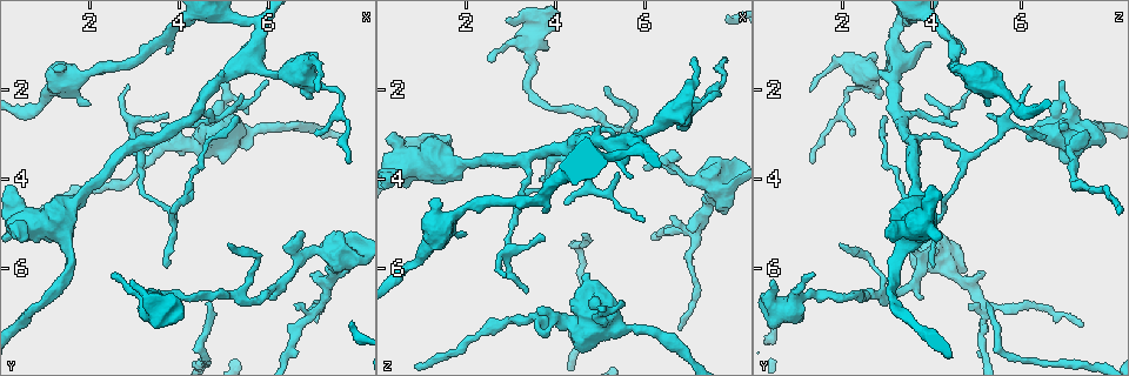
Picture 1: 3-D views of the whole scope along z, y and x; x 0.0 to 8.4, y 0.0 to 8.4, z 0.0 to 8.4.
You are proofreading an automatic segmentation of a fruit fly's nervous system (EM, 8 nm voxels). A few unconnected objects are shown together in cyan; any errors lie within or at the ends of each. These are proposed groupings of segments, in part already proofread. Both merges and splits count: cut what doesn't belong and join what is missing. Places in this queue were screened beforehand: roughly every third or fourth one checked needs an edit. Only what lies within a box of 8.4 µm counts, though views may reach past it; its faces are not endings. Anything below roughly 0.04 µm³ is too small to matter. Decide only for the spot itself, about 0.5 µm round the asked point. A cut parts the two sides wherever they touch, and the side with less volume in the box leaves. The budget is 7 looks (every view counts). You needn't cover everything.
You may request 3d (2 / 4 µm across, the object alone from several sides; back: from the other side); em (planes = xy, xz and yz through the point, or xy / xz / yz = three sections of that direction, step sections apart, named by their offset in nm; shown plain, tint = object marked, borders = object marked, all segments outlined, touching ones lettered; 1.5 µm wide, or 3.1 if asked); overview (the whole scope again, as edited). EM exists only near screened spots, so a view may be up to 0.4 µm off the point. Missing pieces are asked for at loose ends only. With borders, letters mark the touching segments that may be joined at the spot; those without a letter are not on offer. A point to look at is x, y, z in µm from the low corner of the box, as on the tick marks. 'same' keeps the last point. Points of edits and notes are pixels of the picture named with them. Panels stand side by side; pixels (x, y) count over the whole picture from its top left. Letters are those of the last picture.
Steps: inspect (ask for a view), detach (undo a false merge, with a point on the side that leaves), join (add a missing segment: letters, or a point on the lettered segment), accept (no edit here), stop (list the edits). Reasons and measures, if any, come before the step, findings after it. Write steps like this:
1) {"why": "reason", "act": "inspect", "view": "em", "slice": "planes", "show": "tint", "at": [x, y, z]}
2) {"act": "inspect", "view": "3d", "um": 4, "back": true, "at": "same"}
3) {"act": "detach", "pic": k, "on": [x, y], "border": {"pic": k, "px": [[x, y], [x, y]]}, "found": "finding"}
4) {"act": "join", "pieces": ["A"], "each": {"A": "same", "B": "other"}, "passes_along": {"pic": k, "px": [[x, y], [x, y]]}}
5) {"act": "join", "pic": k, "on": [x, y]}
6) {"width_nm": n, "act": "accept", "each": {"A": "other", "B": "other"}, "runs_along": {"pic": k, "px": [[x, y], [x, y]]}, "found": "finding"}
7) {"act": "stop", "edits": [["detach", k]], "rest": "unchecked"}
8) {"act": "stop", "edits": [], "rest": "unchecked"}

{"why": "an open end", "act": "inspect", "view": "3d", "um": 4, "at": [3.65, 2.75, 6.95]}

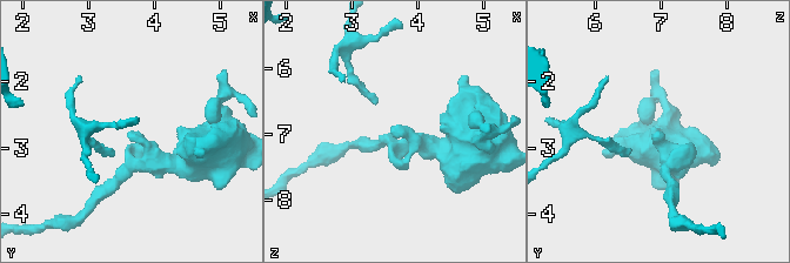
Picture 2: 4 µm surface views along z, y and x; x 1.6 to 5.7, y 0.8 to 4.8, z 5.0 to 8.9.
{"why": "now the EM", "act": "inspect", "view": "em", "slice": "yz", "step": 4, "show": "borders", "at": [3.65, 2.80, 6.95]}

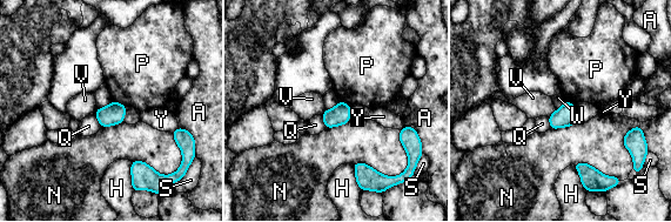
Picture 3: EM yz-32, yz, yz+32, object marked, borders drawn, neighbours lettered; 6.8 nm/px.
{"act": "inspect", "view": "em", "slice": "planes", "show": "borders", "at": "same"}

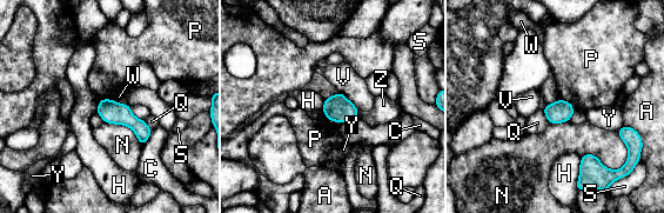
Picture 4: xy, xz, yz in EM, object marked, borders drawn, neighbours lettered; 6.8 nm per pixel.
{"width_nm": 150, "longest_contact_nm": ["N", 320], "act": "accept", "each": {"A": "other", "C": "other", "H": "other", "N": "other", "P": "other", "Q": "other", "S": "other", "V": "other", "W": "other", "Y": "other", "Z": "other"}, "found": "no lettered segment goes on from it"}

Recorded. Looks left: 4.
{"why": "sudden change in width", "act": "inspect", "view": "em", "slice": "planes", "show": "tint", "at": [5.55, 2.95, 7.30]}

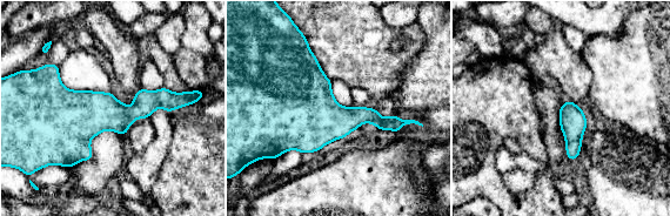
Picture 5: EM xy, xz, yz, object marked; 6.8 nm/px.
{"why": "see the neighbours", "act": "inspect", "view": "em", "slice": "planes", "show": "borders", "at": "same"}

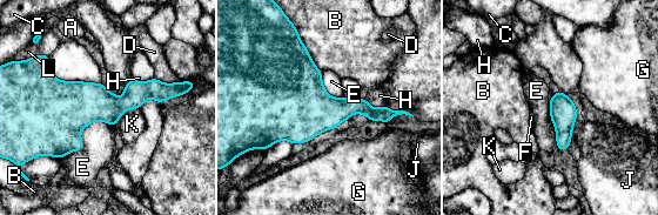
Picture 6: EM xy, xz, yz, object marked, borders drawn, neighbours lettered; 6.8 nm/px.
{"act": "accept", "each": {"A": "other", "B": "other", "C": "other", "D": "other", "E": "other", "F": "other", "G": "other", "H": "other", "J": "other", "K": "other", "L": "other"}, "border": {"pic": 6, "px": [[115, 126], [91, 122], [61, 159]]}, "found": "continuous, no second neuron"}

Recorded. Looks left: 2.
{"why": "an open end", "act": "inspect", "view": "3d", "um": 2, "at": [7.00, 2.25, 2.80]}

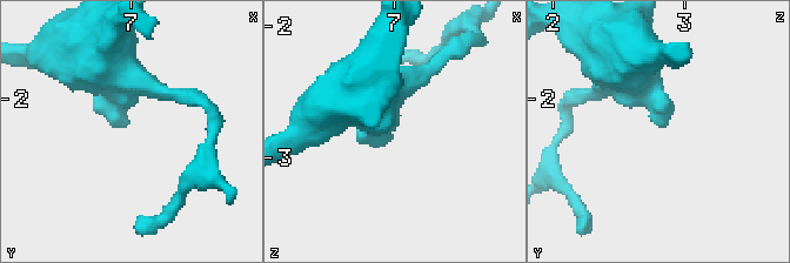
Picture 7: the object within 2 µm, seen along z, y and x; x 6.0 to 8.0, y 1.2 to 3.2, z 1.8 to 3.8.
{"act": "inspect", "view": "em", "slice": "planes", "show": "borders", "at": [6.98, 2.20, 2.86]}

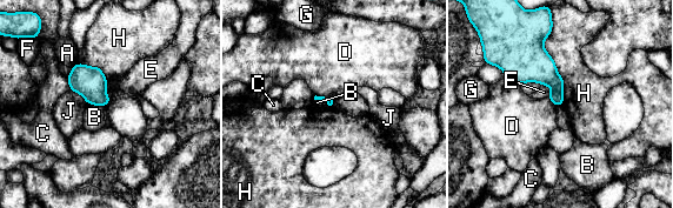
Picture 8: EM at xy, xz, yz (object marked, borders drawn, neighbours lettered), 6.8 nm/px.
{"act": "accept", "each": {"A": "other", "B": "other", "C": "other", "D": "other", "E": "other", "F": "other", "G": "other", "H": "other", "J": "other"}, "border": {"pic": 8, "px": [[552, 22], [542, 46], [562, 105]]}, "found": "no lettered segment goes on from it"}

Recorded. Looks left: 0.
{"act": "stop", "edits": [], "rest": "unchecked"}

